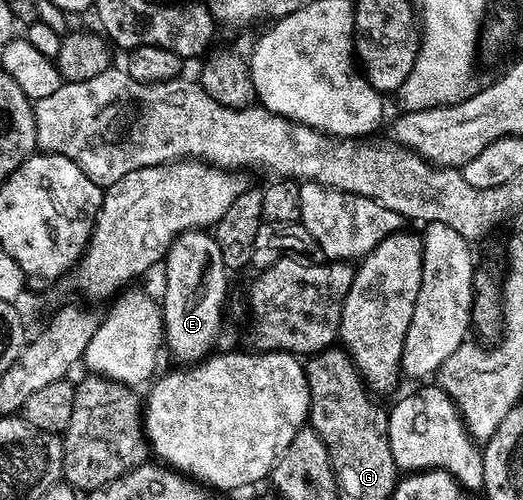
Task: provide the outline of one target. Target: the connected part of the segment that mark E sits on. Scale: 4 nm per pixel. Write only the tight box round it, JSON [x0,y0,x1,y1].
[161,230,229,366]

